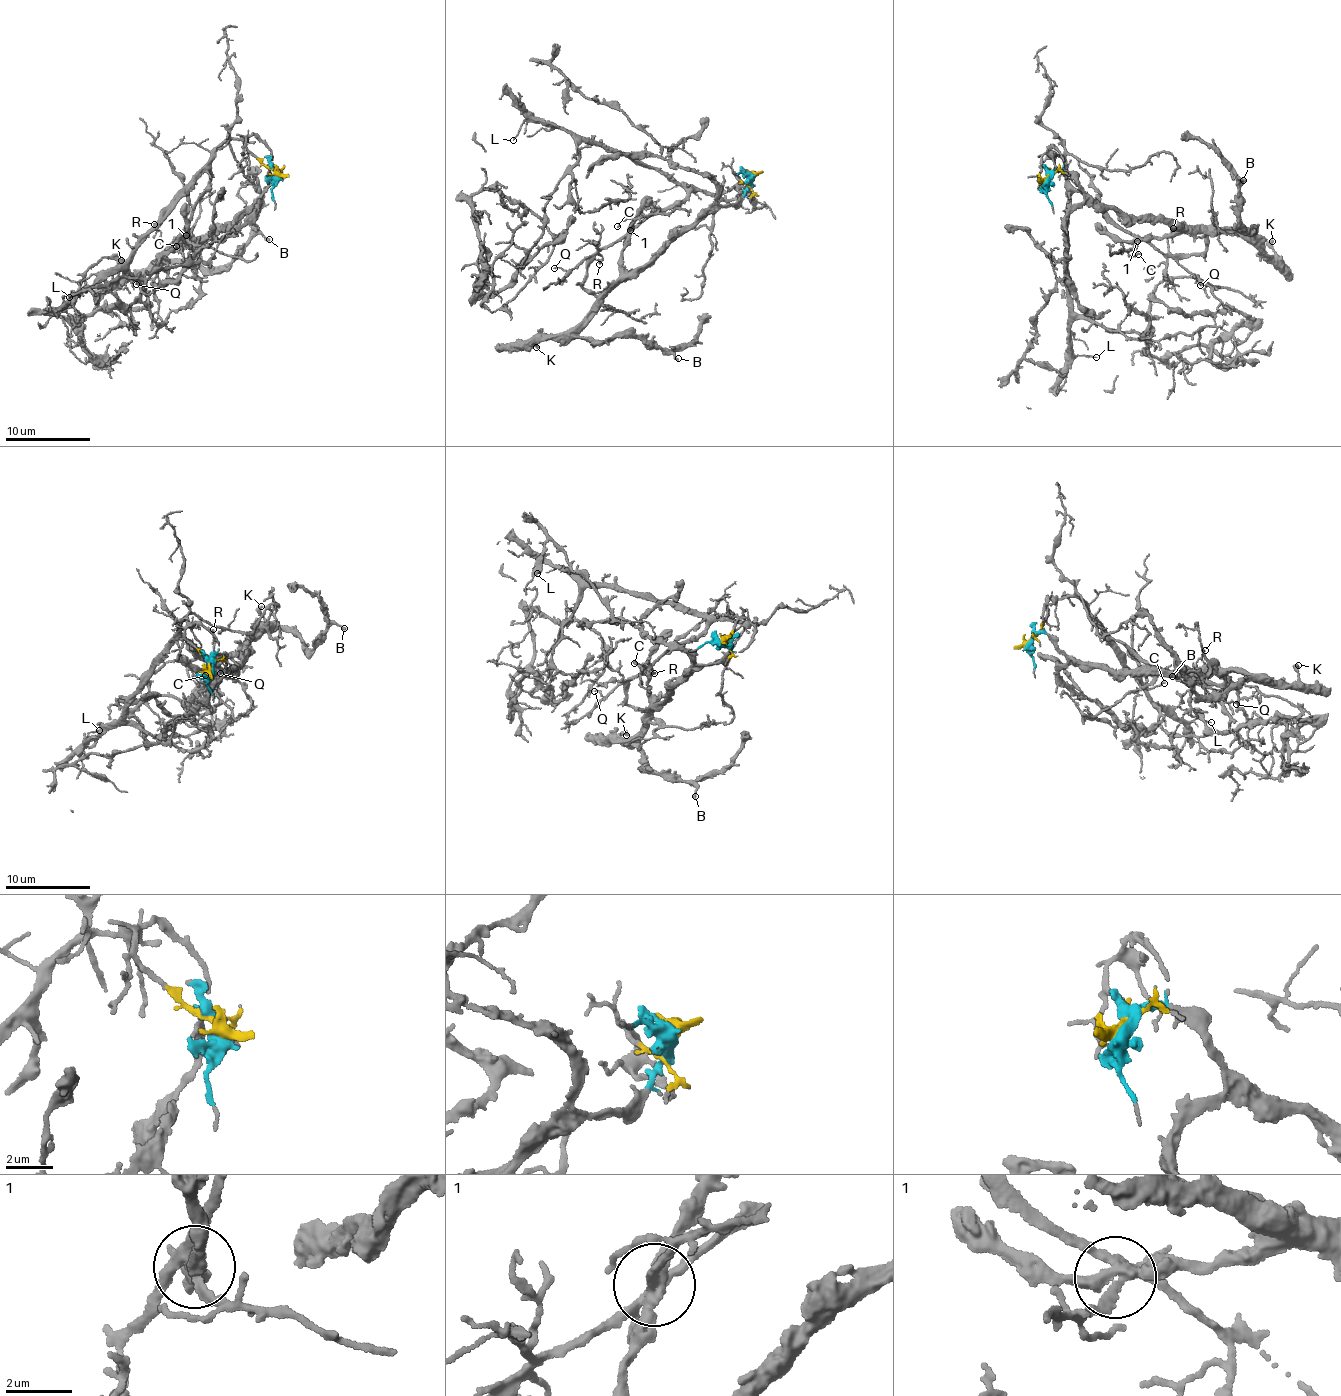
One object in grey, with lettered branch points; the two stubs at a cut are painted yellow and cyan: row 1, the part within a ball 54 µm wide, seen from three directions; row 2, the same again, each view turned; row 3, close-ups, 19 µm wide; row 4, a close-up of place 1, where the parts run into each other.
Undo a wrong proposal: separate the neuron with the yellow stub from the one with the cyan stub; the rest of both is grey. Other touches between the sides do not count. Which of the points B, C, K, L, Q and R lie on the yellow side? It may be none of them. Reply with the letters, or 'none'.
C, L, Q, R

